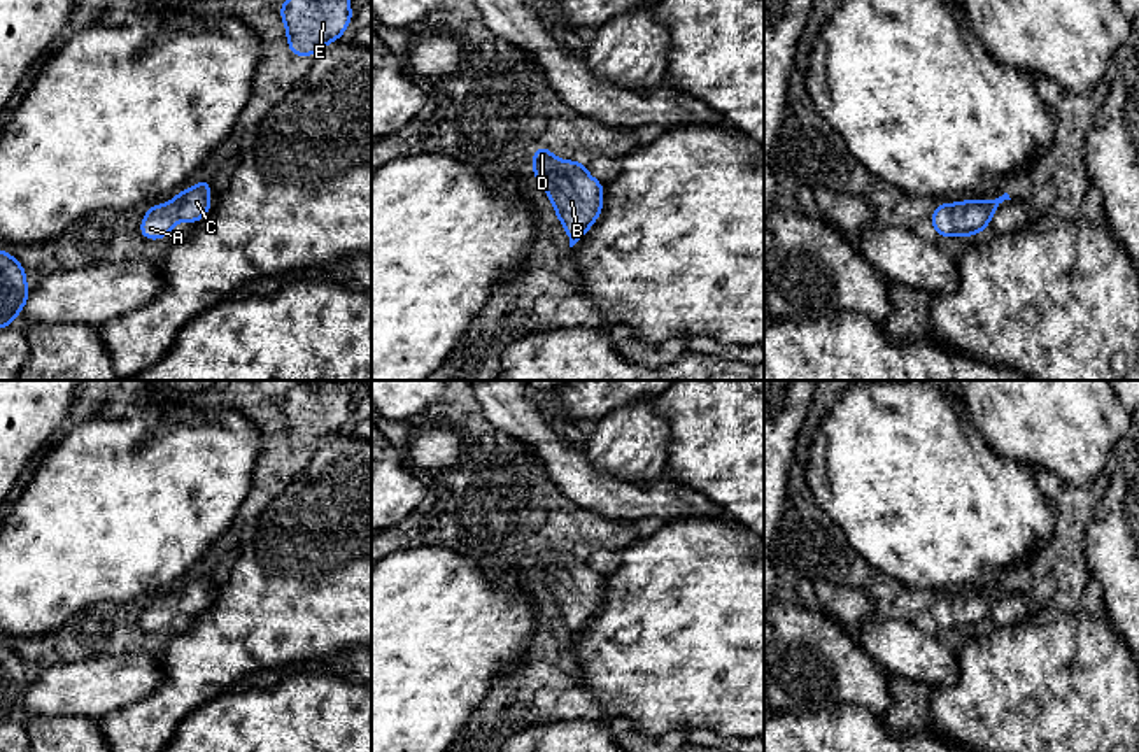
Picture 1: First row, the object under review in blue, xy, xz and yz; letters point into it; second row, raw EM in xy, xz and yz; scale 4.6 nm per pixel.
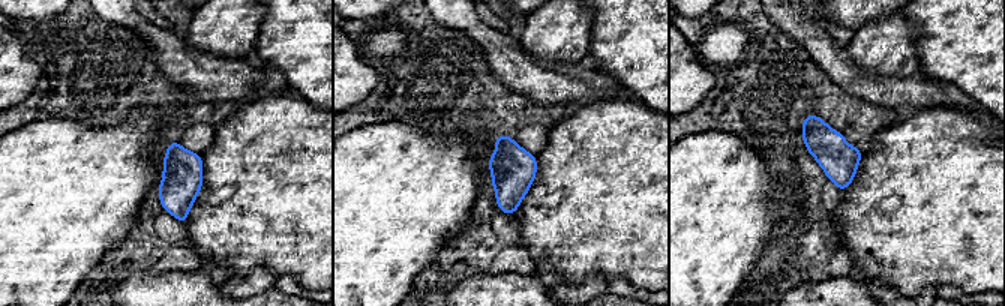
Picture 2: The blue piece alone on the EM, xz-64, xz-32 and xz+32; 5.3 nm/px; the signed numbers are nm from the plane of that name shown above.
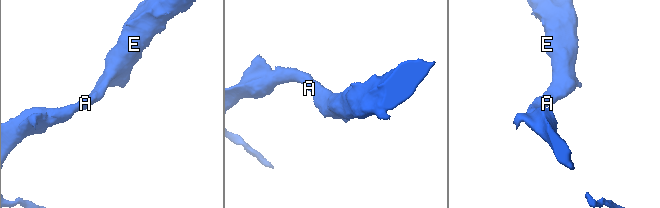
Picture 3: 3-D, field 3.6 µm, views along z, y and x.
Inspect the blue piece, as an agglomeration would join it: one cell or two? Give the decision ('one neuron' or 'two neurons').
one neuron

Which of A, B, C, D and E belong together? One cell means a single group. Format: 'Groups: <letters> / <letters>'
Groups: A B C D E

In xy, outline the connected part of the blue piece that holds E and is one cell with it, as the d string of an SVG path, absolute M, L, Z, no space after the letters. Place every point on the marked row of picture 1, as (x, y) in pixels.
M286 0L280 9L291 56L315 56L342 37L352 19L347 0Z

